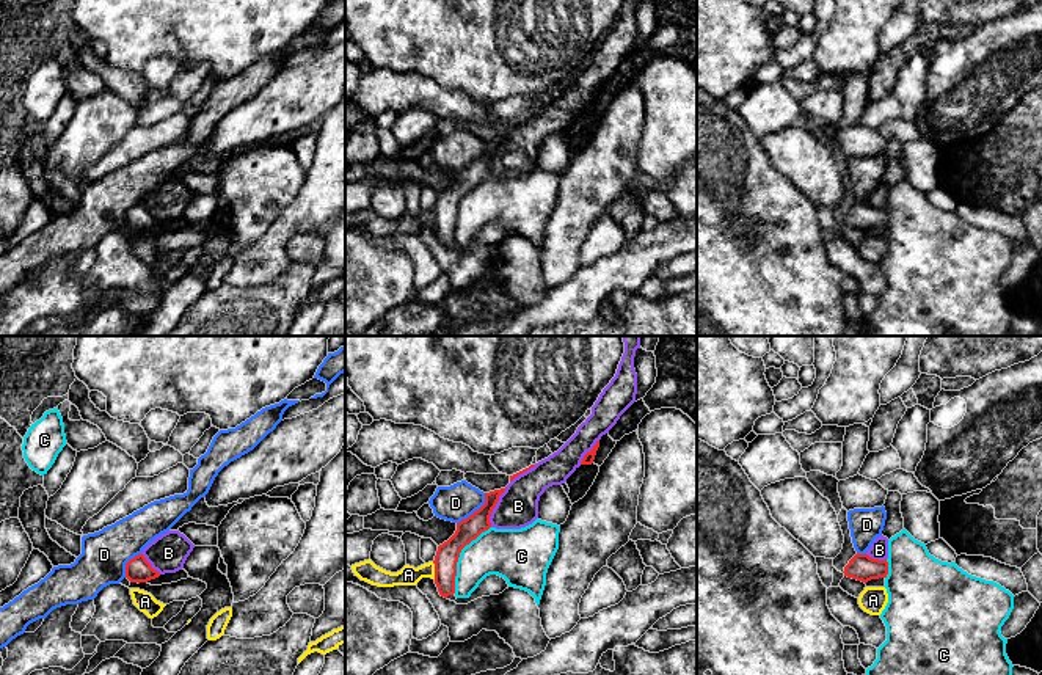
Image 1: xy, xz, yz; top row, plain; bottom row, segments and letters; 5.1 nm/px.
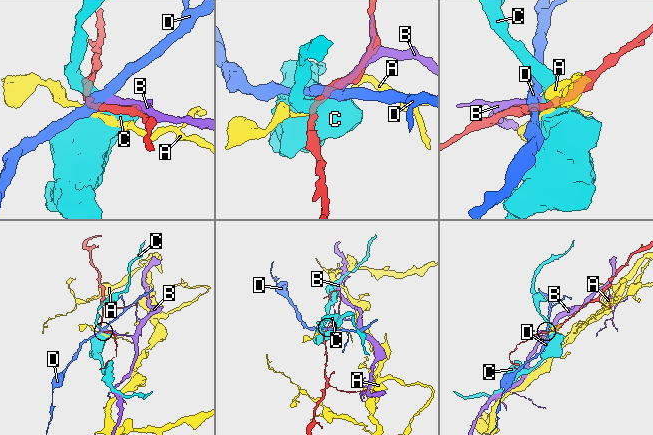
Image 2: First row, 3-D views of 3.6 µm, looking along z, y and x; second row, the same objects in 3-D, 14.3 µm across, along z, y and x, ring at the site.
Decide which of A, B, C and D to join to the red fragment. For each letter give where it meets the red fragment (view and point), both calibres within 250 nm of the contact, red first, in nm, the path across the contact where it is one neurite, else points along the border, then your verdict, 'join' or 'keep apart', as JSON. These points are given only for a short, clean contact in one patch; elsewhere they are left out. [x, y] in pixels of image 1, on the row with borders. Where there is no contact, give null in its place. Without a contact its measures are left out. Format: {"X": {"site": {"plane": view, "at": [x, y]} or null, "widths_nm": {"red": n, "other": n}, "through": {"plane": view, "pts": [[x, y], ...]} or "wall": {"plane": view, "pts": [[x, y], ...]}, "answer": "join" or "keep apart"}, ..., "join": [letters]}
{"A": {"site": {"plane": "xz", "at": [435, 570]}, "widths_nm": {"red": 120, "other": 100}, "answer": "keep apart"}, "B": {"site": {"plane": "xz", "at": [495, 506]}, "widths_nm": {"red": 120, "other": 200}, "answer": "keep apart"}, "C": {"site": {"plane": "xz", "at": [459, 556]}, "widths_nm": {"red": 120, "other": 260}, "answer": "keep apart"}, "D": {"site": {"plane": "xz", "at": [476, 510]}, "widths_nm": {"red": 120, "other": 190}, "wall": {"plane": "xz", "pts": [[485, 493], [485, 501], [457, 523]]}, "answer": "keep apart"}, "join": []}

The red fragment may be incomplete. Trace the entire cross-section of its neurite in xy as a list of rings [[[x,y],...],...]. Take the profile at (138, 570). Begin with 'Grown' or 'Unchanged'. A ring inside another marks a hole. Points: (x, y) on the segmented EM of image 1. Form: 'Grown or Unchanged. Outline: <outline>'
Unchanged. Outline: [[[143,554],[135,556],[126,564],[126,578],[130,582],[148,582],[158,576],[160,573],[151,567]]]

